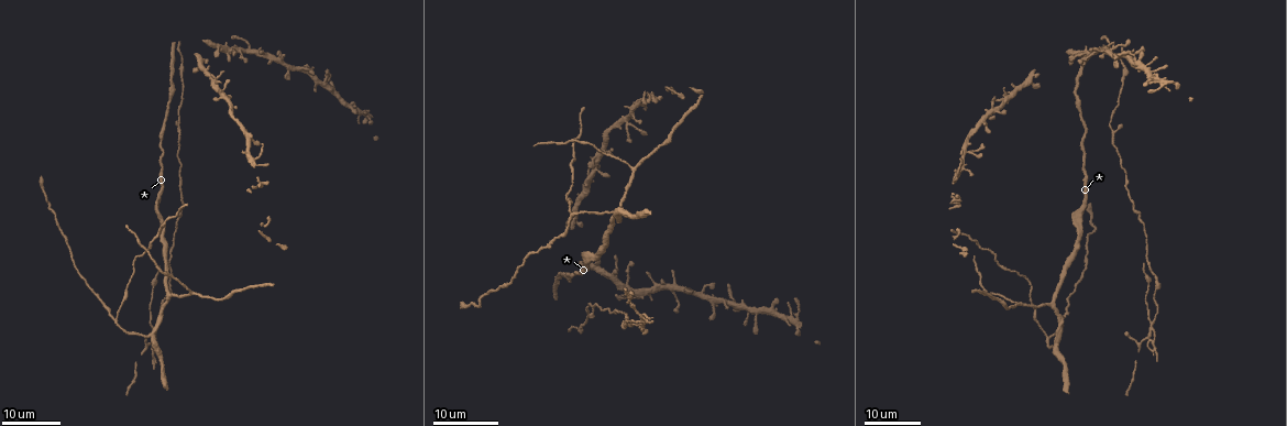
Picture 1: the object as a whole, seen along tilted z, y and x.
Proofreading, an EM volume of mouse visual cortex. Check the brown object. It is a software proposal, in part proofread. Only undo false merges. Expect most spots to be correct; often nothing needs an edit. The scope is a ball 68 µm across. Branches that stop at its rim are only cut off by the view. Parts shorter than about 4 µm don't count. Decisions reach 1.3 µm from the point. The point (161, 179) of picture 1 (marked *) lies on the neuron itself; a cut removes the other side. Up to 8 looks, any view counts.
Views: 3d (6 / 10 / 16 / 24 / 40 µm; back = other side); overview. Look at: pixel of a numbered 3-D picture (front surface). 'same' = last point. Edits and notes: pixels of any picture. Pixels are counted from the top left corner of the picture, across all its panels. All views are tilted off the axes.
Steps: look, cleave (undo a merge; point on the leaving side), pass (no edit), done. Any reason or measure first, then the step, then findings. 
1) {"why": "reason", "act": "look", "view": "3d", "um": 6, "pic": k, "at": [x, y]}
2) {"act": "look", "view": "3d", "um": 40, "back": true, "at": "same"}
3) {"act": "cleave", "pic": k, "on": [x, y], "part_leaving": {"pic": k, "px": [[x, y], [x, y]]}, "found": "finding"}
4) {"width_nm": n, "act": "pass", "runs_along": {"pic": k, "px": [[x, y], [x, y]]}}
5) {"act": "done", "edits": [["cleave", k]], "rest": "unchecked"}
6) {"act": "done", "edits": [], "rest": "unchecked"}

{"why": "three arms meet", "act": "look", "view": "3d", "um": 16, "pic": 1, "at": [1051, 306]}

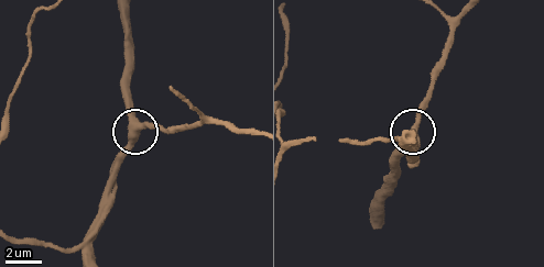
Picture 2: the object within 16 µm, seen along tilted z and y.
{"act": "look", "view": "3d", "um": 6, "pic": 2, "at": [140, 127]}

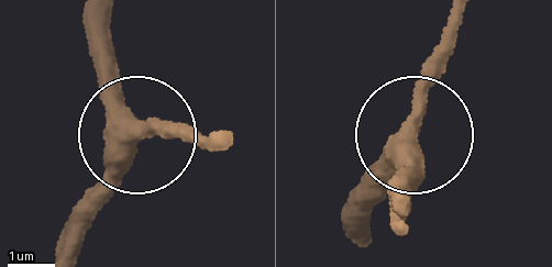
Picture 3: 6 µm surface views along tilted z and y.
{"arms": 3, "act": "pass", "runs_along": {"pic": 3, "px": [[103, 20], [133, 151], [91, 226]]}, "found": "all the same neuron"}

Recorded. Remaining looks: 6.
{"why": "arms part here", "act": "look", "view": "3d", "um": 16, "pic": 1, "at": [634, 168]}

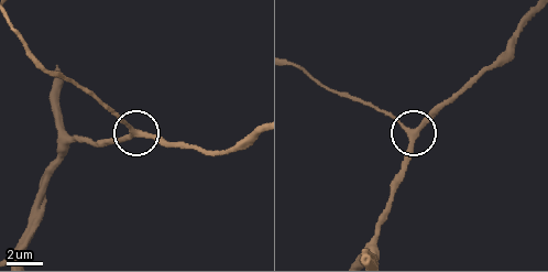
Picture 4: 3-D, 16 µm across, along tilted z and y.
{"why": "zoom in", "act": "look", "view": "3d", "um": 10, "pic": 4, "at": [136, 132]}

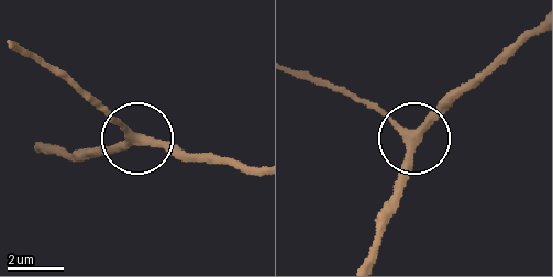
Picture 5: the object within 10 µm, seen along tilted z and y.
{"side_arm_um": 20, "act": "pass", "runs_along": {"pic": 5, "px": [[372, 254], [412, 142], [363, 99]]}, "found": "all the same neuron"}

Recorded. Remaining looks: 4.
{"why": "four-way junction", "act": "look", "view": "3d", "um": 16, "pic": 1, "at": [614, 213]}

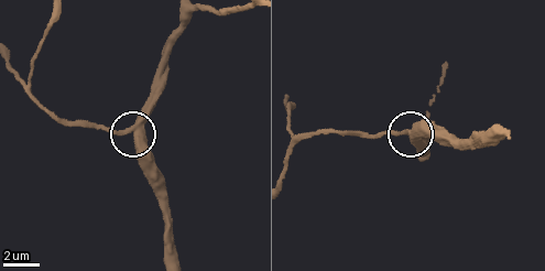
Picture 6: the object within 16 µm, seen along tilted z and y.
{"act": "look", "view": "3d", "um": 6, "pic": 6, "at": [134, 131]}

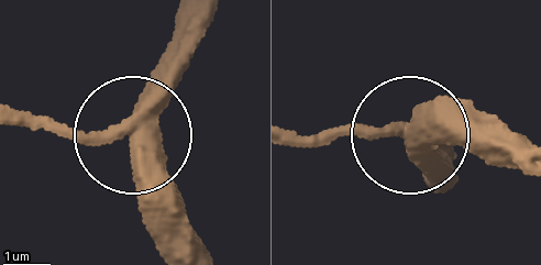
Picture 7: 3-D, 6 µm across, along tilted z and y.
{"act": "pass", "runs_along": {"pic": 7, "px": [[201, 23], [194, 58], [139, 136], [189, 228]]}, "found": "one neuron here"}

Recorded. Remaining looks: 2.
{"why": "calibre changes", "act": "look", "view": "3d", "um": 16, "pic": 1, "at": [171, 284]}

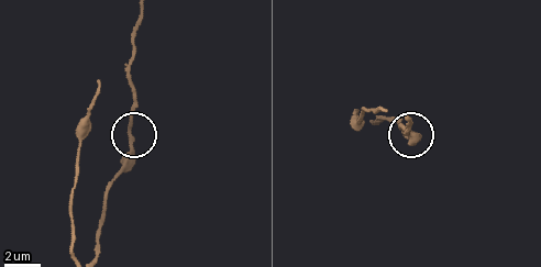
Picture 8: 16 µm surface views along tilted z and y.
{"act": "look", "view": "3d", "um": 10, "pic": 8, "at": [133, 138]}

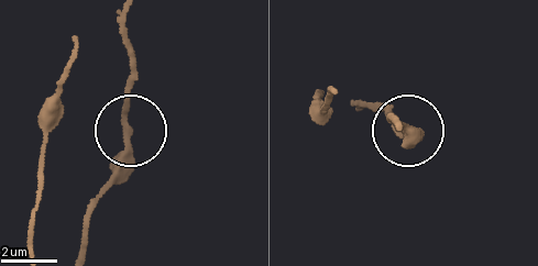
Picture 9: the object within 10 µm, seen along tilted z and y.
{"act": "pass", "runs_along": {"pic": 9, "px": [[127, 12], [130, 161], [105, 191]]}, "found": "continuous, no second neuron"}

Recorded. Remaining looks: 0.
{"act": "done", "edits": [], "rest": "unchecked"}

